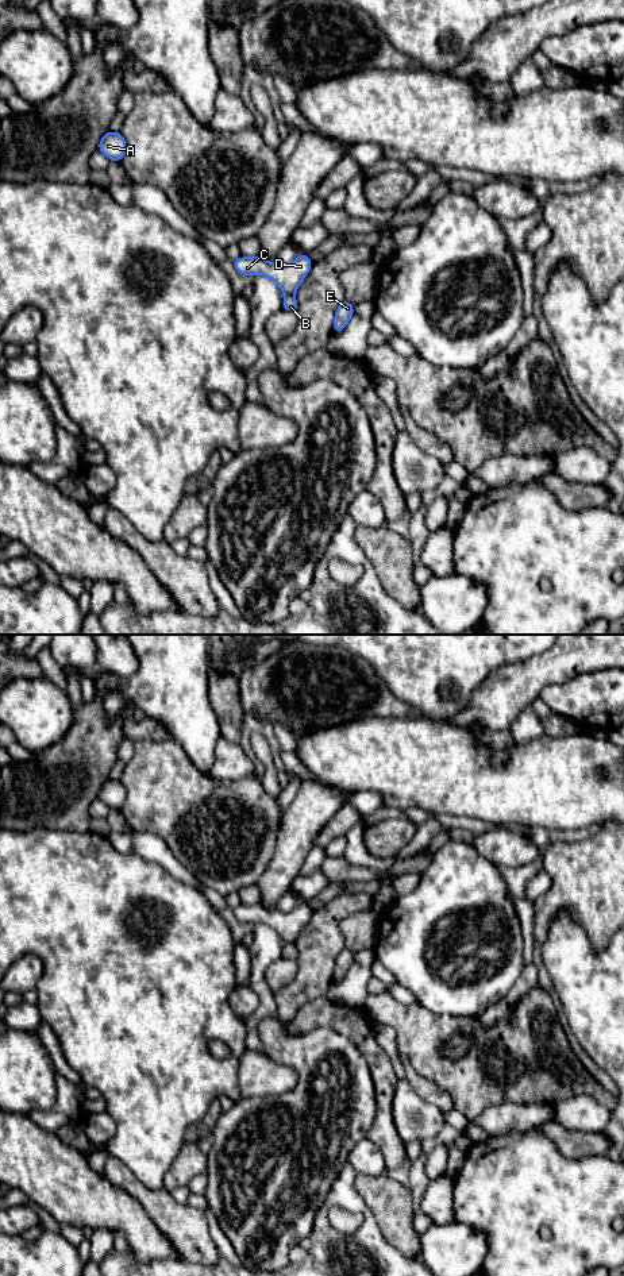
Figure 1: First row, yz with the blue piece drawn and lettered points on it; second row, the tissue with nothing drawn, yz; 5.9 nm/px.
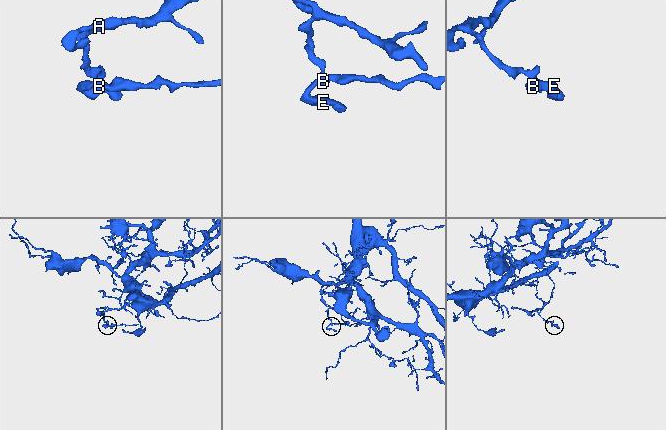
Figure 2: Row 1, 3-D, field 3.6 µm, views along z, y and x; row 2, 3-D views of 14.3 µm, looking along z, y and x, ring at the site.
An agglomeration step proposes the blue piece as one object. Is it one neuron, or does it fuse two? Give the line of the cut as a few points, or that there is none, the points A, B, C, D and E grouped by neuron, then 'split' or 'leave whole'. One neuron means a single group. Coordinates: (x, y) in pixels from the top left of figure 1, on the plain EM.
cut yz (287, 941), (293, 943); groups A C D / B E; split

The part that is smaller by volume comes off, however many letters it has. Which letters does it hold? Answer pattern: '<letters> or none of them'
B, E

